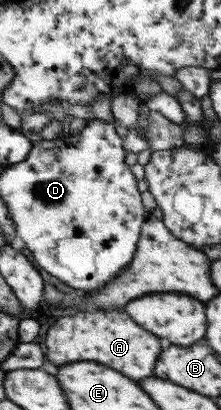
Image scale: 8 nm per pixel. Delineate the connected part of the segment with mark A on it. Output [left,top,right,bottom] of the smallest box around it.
[46,310,160,380]

